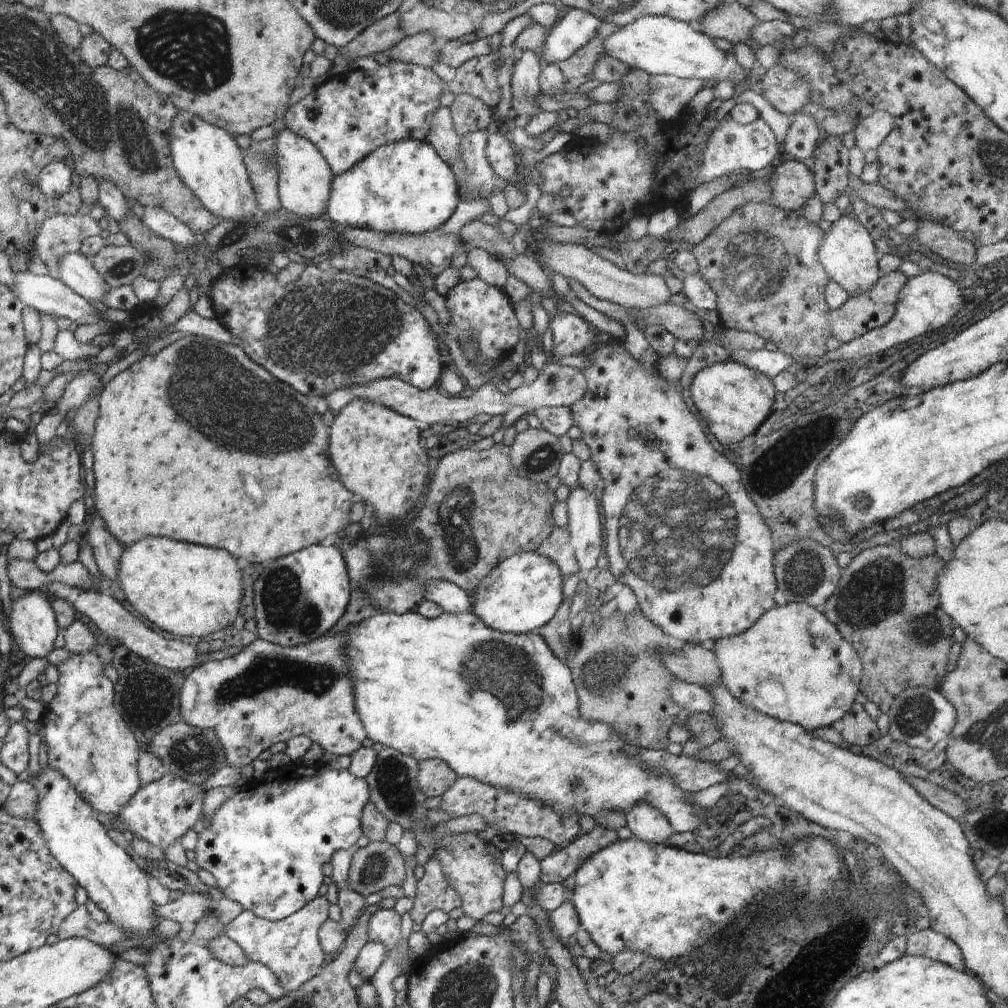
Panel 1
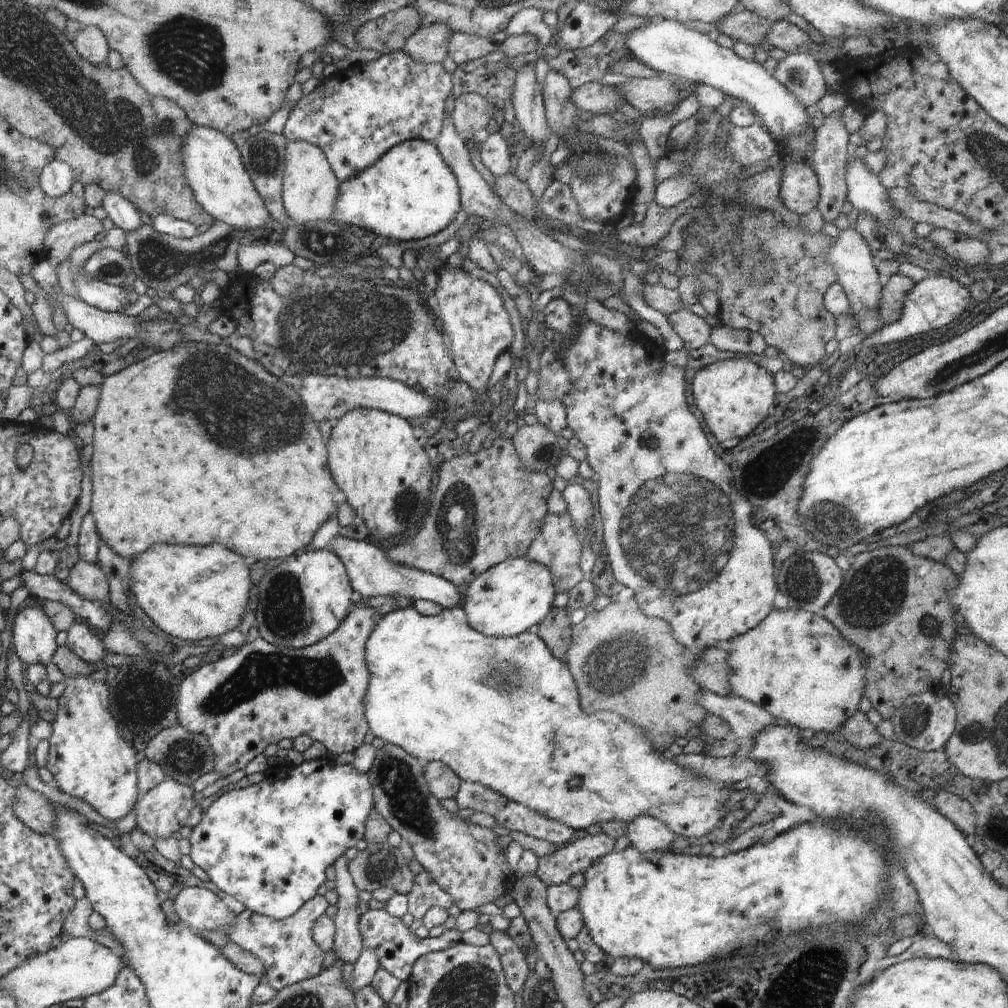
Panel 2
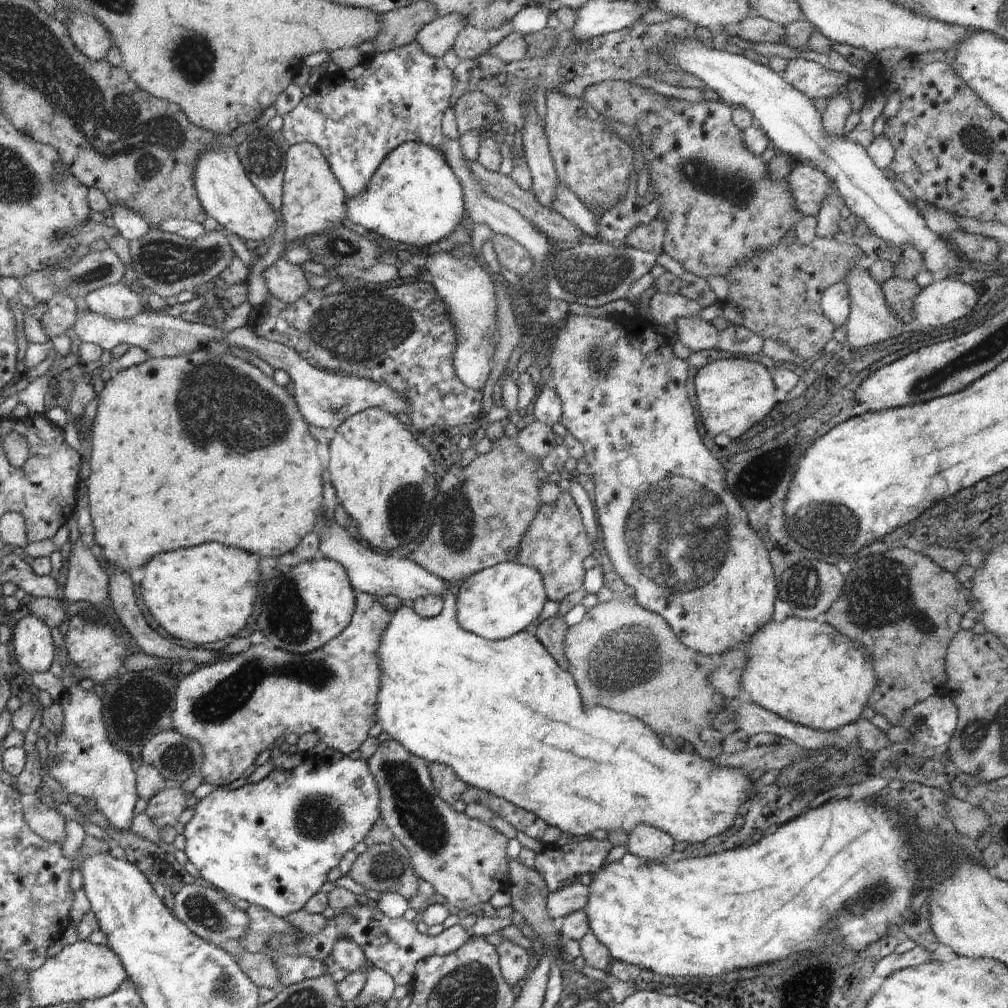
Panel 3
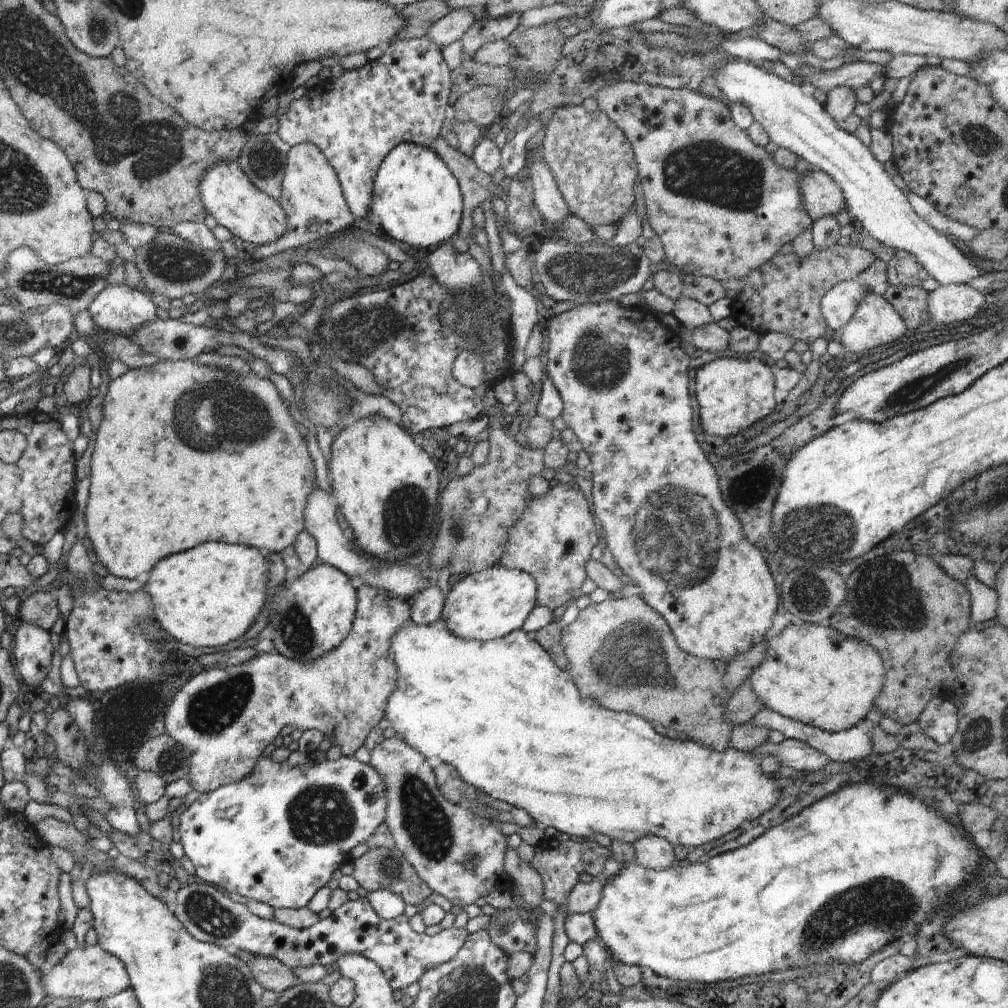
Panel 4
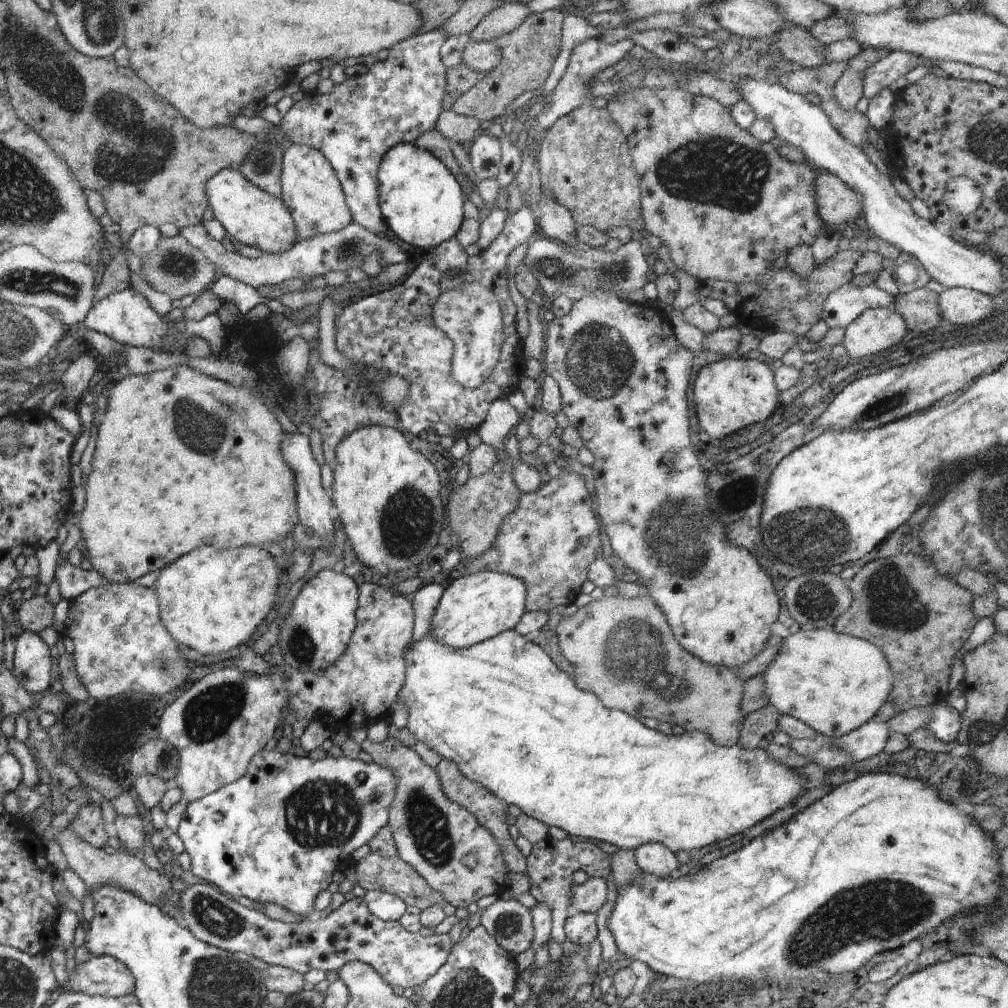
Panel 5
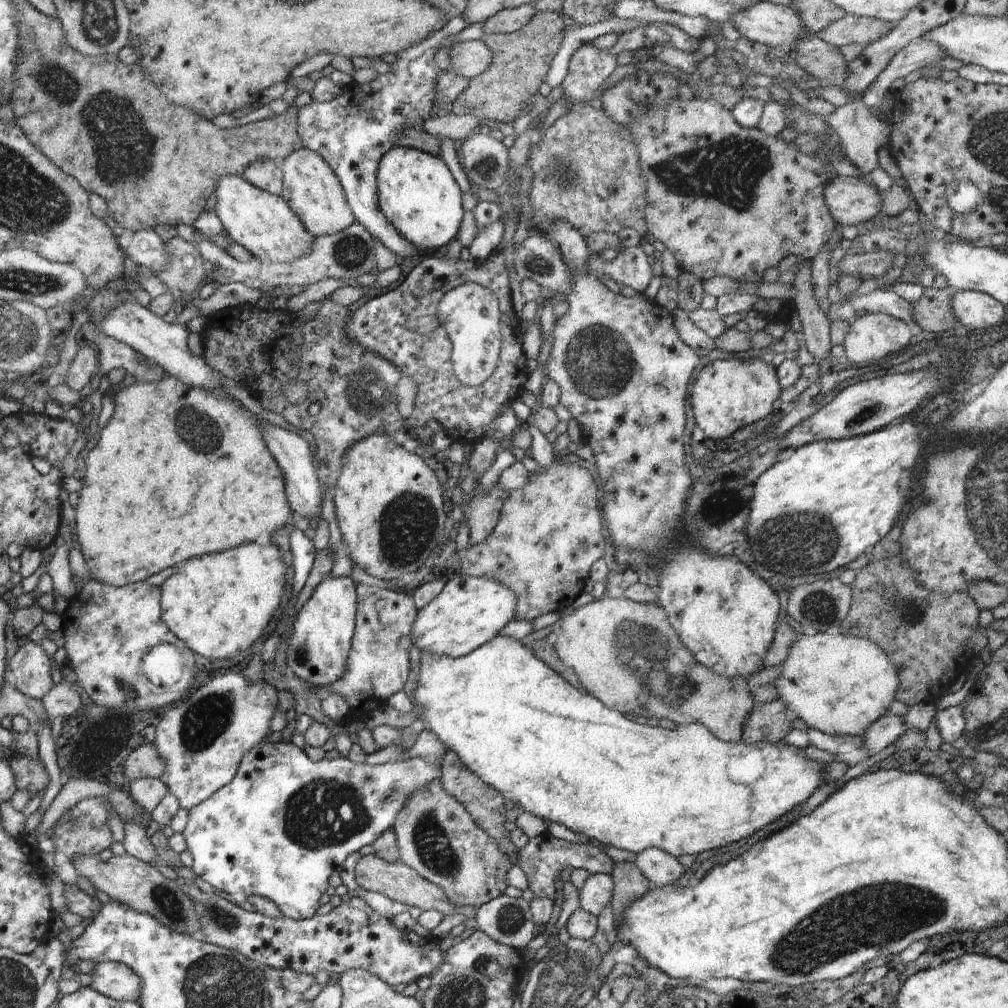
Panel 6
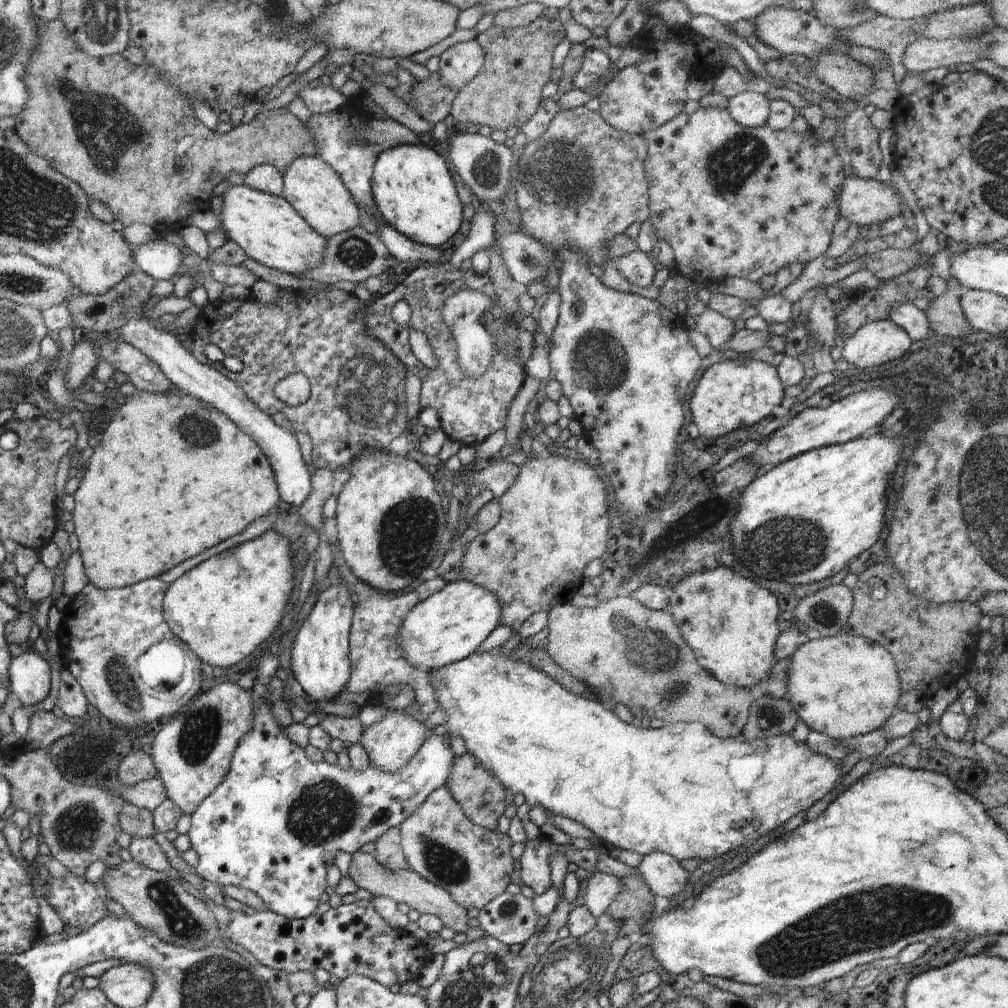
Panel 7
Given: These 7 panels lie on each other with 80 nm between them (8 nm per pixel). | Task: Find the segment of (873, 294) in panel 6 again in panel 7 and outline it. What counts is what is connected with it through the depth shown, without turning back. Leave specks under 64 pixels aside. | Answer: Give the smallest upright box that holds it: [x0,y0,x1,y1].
[888,302,934,342]

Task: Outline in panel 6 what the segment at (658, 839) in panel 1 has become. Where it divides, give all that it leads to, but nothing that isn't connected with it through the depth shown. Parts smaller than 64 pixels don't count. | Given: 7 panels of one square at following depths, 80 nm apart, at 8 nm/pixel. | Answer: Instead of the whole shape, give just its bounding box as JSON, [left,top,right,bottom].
[635,847,686,887]

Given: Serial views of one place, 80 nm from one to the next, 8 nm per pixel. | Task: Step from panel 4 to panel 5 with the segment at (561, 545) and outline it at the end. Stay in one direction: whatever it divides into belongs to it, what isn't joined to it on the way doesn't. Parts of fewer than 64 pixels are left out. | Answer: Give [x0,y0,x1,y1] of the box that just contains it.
[460,471,602,613]

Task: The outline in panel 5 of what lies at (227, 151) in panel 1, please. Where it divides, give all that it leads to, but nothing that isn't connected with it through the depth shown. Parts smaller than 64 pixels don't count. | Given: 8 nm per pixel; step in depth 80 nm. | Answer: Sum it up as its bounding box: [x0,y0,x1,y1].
[206,169,297,254]

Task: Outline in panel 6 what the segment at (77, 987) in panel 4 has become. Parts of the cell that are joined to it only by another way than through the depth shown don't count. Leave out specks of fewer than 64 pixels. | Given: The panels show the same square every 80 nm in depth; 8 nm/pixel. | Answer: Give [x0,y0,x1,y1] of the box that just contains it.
[91,963,141,1003]

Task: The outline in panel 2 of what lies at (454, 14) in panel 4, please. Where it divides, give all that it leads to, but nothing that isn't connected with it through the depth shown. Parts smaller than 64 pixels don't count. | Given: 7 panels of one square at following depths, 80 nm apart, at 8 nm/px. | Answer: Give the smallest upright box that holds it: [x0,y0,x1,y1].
[402,23,453,64]

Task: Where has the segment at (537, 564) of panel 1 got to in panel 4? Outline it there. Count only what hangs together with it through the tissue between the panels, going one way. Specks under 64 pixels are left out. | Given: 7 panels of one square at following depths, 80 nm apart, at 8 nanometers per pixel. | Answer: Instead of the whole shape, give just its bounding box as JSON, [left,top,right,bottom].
[440,566,536,641]

